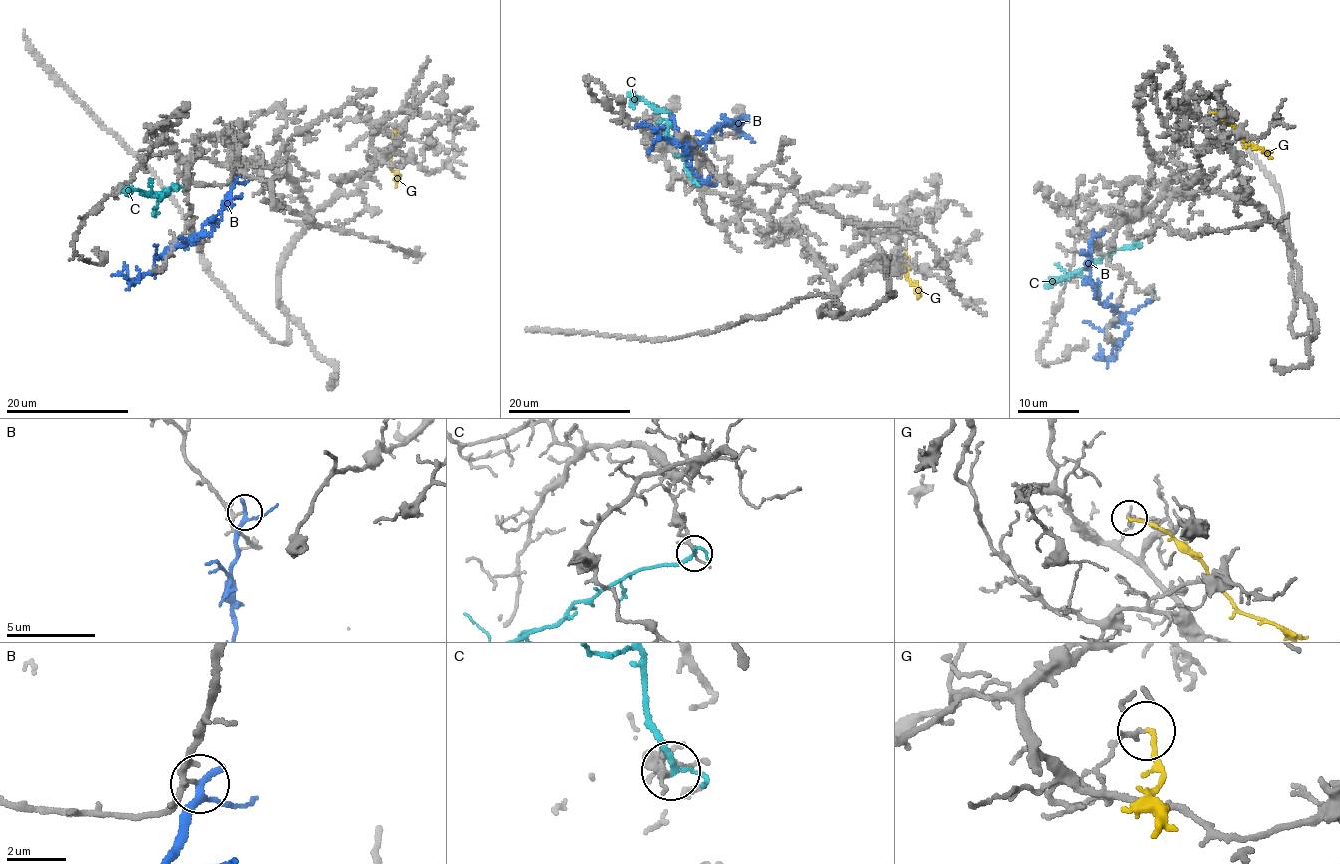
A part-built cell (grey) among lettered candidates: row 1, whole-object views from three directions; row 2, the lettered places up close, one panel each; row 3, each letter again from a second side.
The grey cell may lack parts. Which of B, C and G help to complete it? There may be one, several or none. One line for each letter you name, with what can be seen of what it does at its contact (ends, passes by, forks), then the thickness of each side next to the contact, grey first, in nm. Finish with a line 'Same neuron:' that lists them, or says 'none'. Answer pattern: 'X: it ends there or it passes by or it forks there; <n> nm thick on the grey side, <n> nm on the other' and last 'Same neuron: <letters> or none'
C: it passes by; 160 nm thick on the grey side, 150 nm on the other
Same neuron: C

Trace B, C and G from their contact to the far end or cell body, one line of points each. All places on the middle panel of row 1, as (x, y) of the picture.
B: (740, 133), (732, 120), (716, 125), (706, 139), (685, 152), (686, 156), (656, 130), (663, 126), (659, 129)
C: (690, 180), (670, 116), (639, 99), (632, 103), (633, 106)
G: (905, 248), (906, 277), (916, 287), (918, 296)

